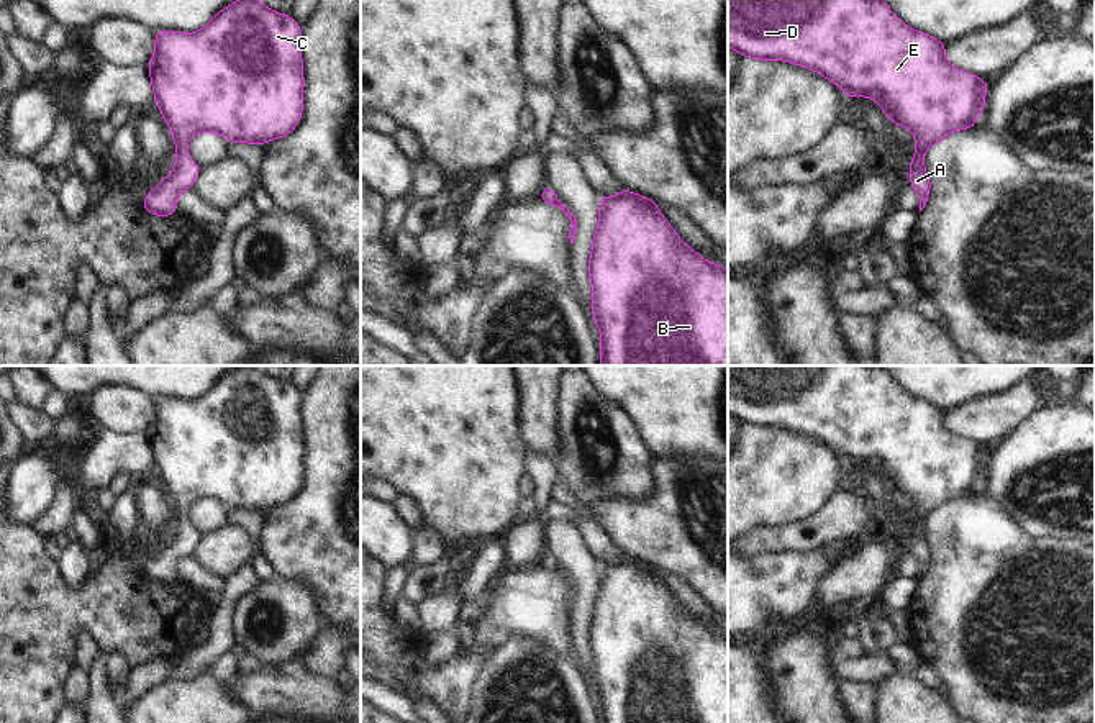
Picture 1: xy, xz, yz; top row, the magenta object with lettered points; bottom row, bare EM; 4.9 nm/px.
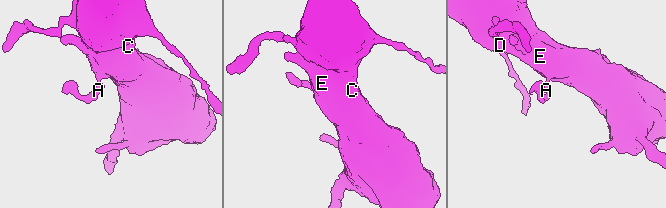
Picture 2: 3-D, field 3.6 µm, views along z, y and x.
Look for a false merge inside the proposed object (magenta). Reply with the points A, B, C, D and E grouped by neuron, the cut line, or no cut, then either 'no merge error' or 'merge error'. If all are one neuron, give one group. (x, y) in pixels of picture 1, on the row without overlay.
A B C D E | no cut | no merge error

